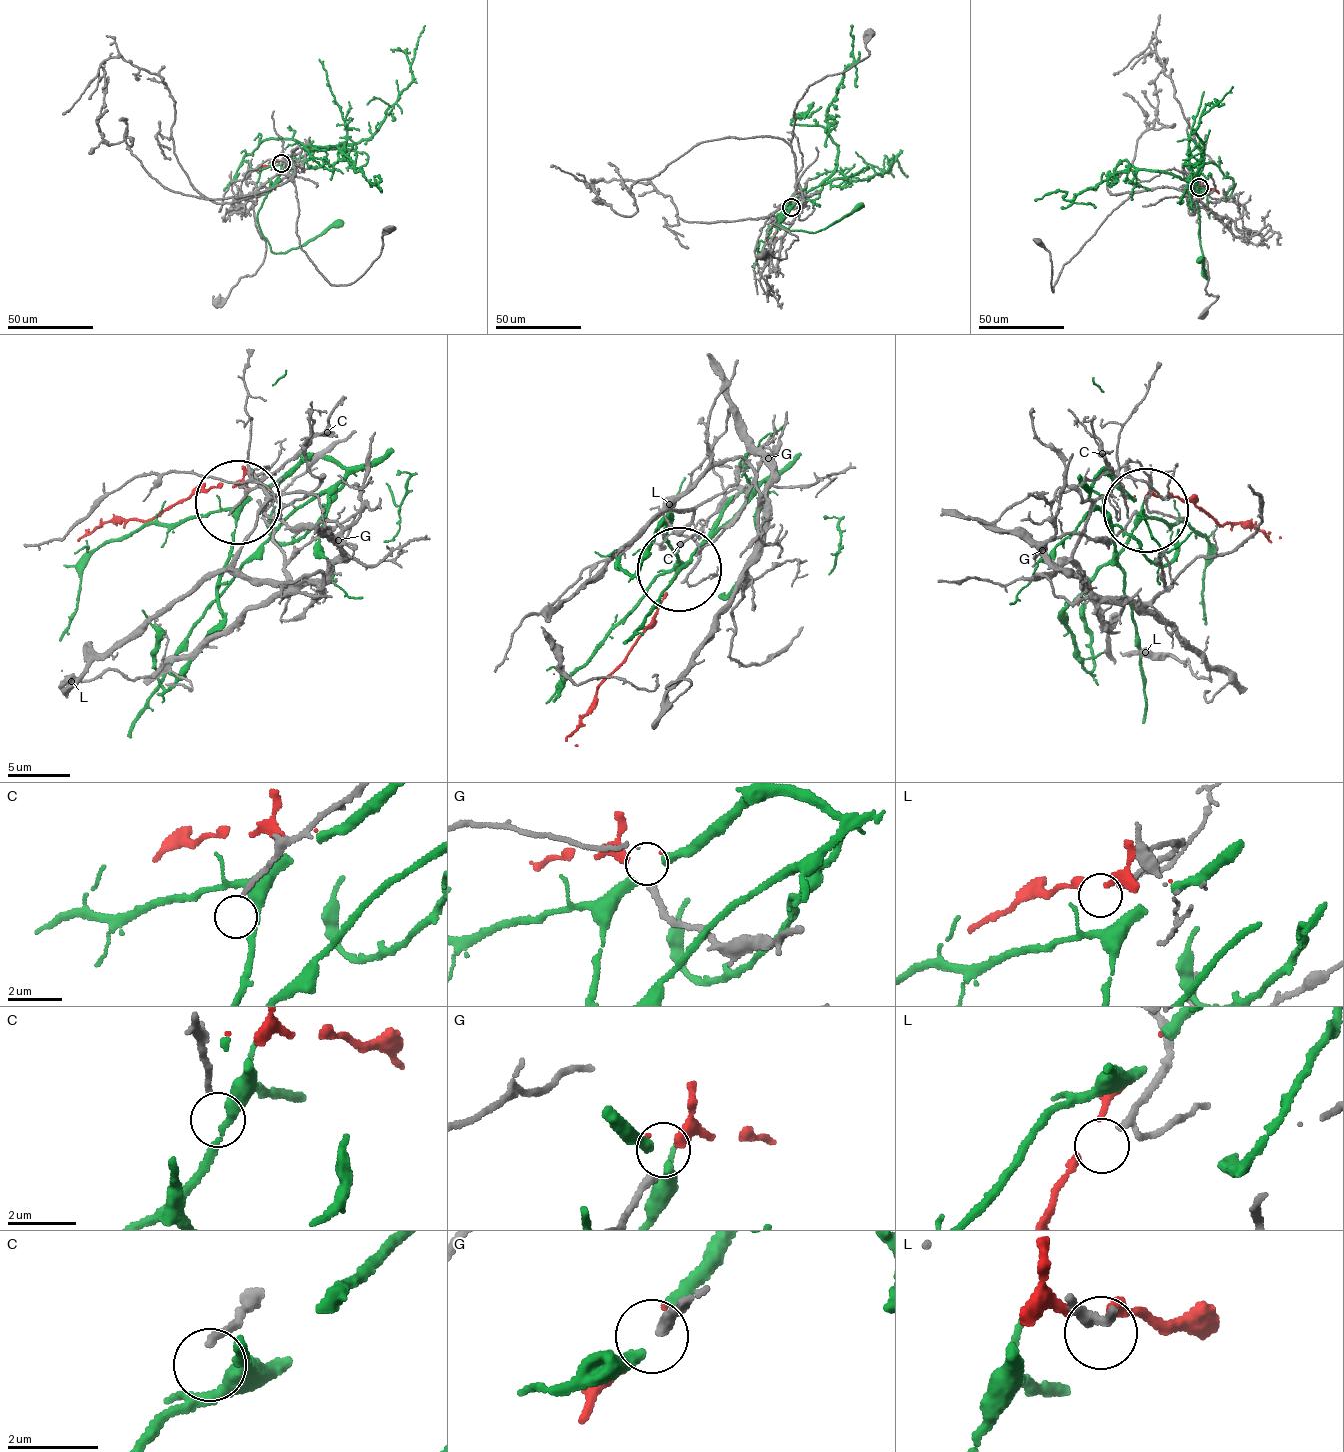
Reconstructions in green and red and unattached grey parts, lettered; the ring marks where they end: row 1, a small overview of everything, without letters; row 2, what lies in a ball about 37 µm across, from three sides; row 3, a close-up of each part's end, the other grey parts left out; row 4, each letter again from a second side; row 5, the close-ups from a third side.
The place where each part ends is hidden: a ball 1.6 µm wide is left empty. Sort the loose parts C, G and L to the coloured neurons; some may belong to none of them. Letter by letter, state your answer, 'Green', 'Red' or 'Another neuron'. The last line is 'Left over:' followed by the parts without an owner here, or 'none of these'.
C: Another neuron
G: Red
L: Another neuron
Left over: C, L

